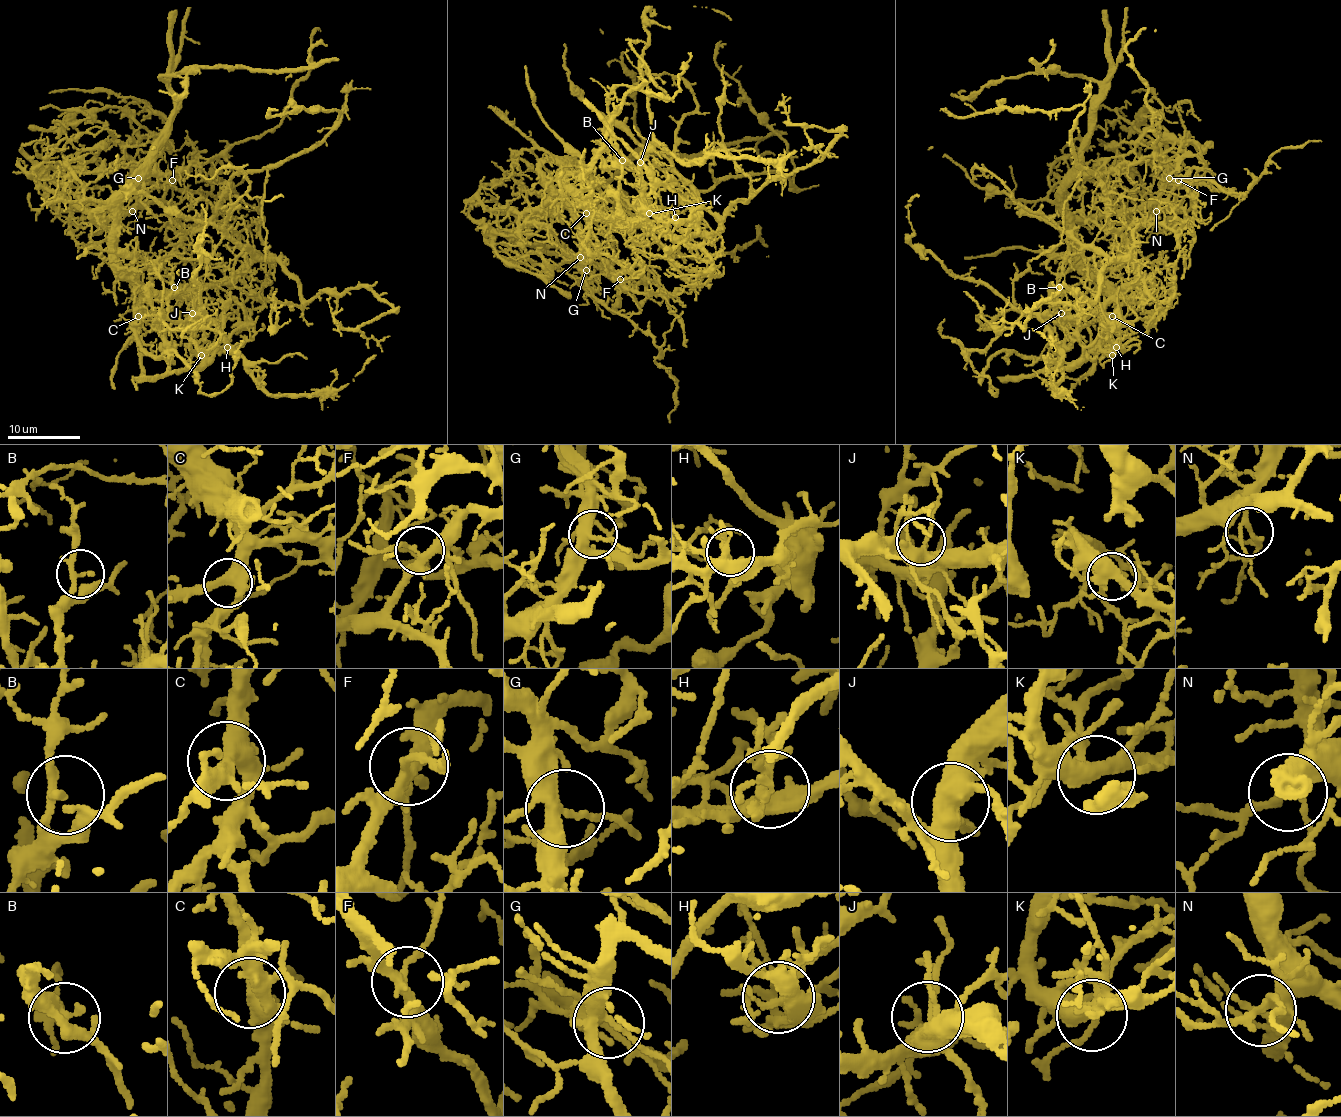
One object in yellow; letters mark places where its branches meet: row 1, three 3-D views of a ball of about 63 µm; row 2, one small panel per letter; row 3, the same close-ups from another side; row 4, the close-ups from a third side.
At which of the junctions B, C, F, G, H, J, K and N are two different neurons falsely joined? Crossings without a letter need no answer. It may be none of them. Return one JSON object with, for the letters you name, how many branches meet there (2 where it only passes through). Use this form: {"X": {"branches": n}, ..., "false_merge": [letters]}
{"false_merge": []}

